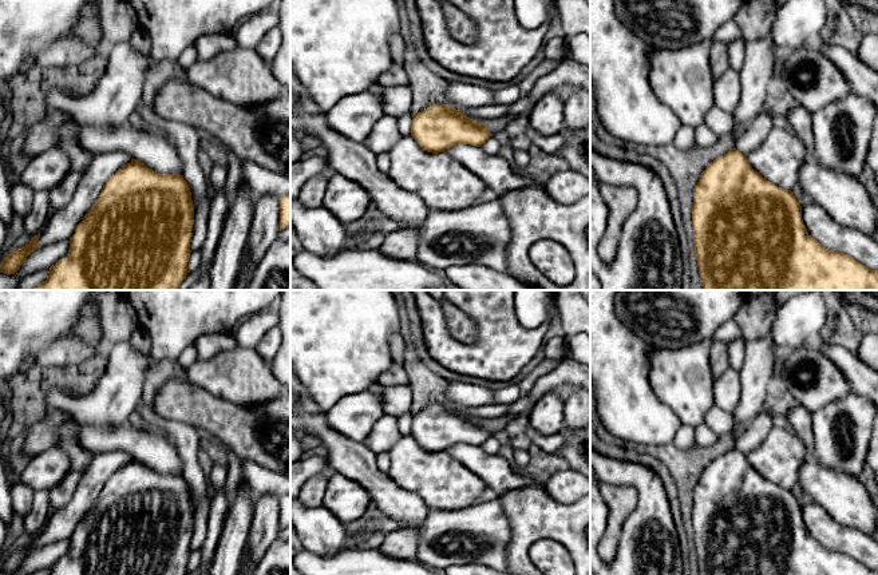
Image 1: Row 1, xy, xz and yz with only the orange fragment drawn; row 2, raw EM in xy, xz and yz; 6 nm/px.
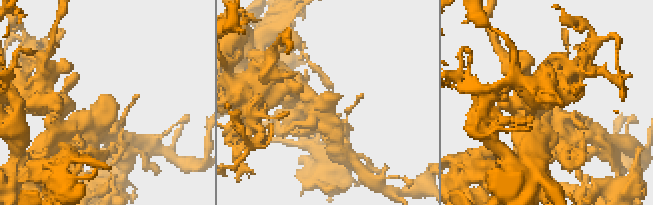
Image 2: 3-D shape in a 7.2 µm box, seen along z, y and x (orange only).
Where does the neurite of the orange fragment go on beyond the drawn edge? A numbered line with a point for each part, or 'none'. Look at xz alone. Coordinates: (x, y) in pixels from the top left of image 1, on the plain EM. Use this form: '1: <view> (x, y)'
1: xz (443, 483)

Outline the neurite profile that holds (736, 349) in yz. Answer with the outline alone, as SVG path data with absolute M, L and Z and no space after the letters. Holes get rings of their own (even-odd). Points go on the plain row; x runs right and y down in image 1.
M741 334L737 340L727 342L729 368L733 368L736 370L741 369L745 356L745 341L747 340Z

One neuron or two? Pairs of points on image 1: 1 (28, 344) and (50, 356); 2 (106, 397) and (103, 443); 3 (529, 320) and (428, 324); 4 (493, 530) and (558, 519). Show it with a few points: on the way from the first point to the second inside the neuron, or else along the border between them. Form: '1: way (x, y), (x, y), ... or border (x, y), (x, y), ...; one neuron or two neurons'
1: border (68, 336), (52, 341), (40, 352), (35, 361); two neurons
2: border (75, 417), (101, 427), (127, 421); two neurons
3: border (513, 304), (526, 328), (548, 318); two neurons
4: border (497, 499), (510, 528), (507, 558); two neurons

